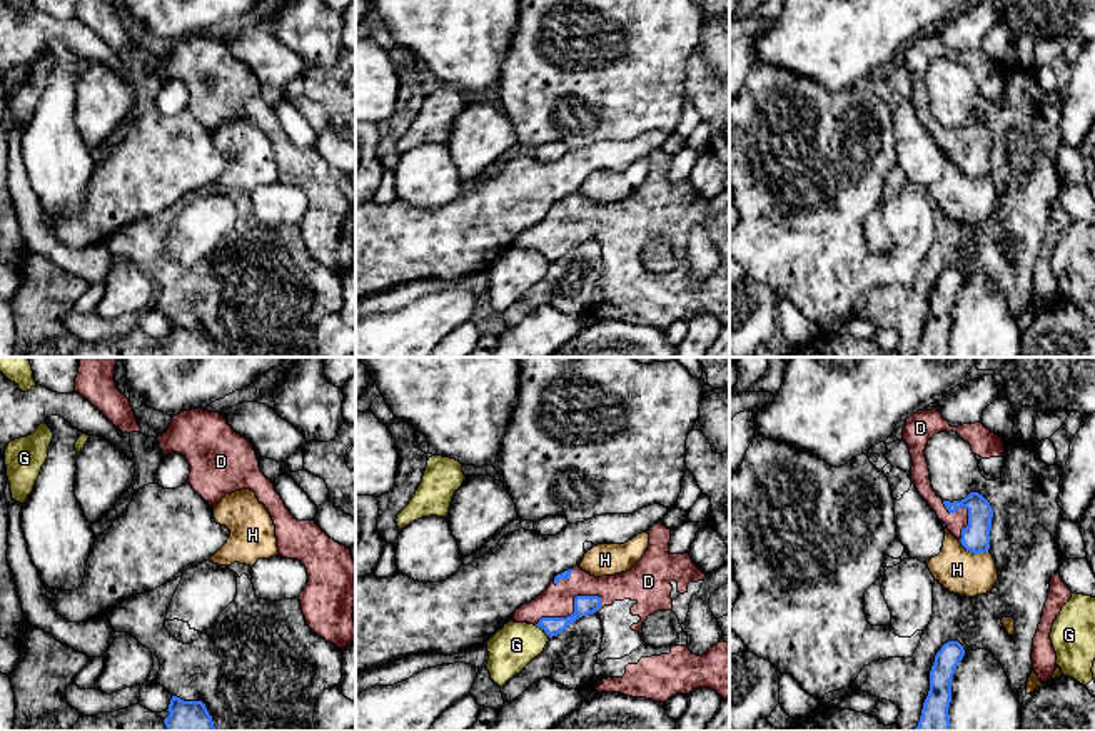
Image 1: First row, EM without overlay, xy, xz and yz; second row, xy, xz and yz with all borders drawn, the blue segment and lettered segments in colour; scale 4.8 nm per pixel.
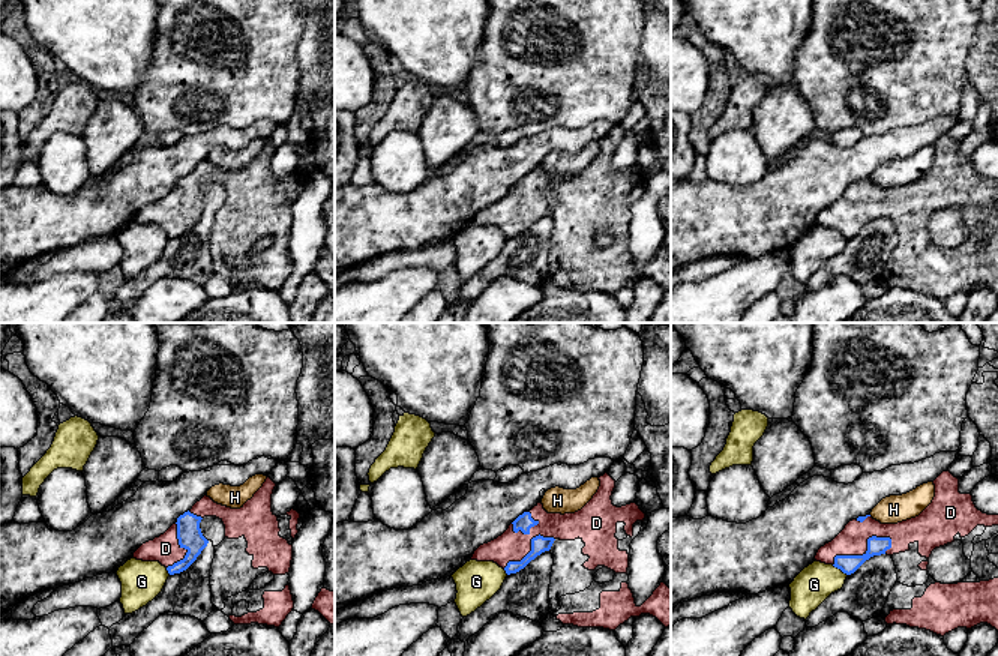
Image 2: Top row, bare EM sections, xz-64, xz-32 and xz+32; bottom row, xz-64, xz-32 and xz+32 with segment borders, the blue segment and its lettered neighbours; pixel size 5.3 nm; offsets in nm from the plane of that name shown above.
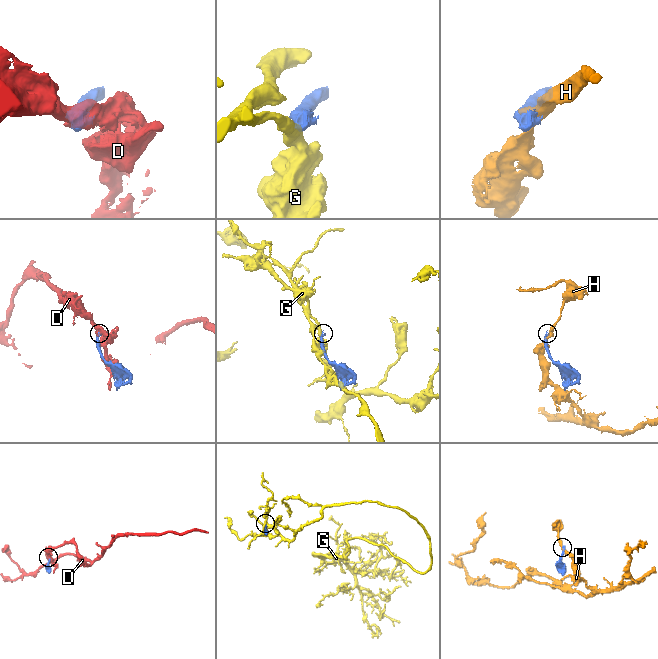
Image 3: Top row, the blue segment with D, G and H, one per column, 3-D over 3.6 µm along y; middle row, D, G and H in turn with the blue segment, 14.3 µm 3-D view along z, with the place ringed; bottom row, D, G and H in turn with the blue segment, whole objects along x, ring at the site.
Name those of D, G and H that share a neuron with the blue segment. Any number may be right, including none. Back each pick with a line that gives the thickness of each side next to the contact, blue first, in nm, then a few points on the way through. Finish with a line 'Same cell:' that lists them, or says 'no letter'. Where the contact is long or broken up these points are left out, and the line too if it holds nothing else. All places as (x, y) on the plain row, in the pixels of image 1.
D: 100 nm thick on the blue side, 160 nm on the other
Same cell: D

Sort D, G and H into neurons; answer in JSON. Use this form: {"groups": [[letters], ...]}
{"groups": [["D"], ["G"], ["H"]]}

